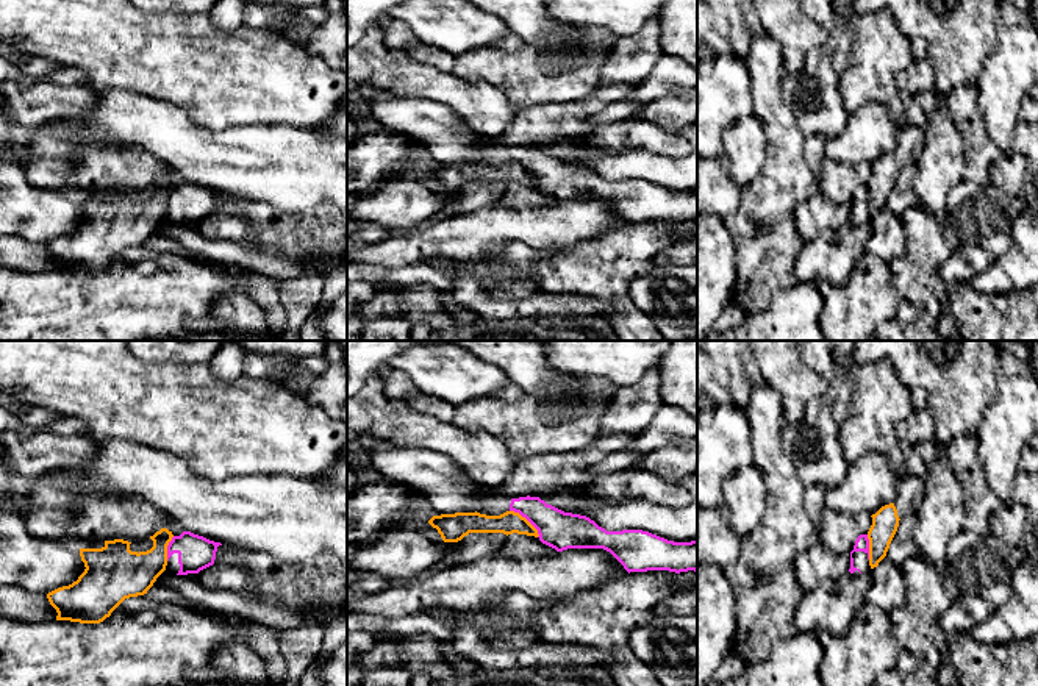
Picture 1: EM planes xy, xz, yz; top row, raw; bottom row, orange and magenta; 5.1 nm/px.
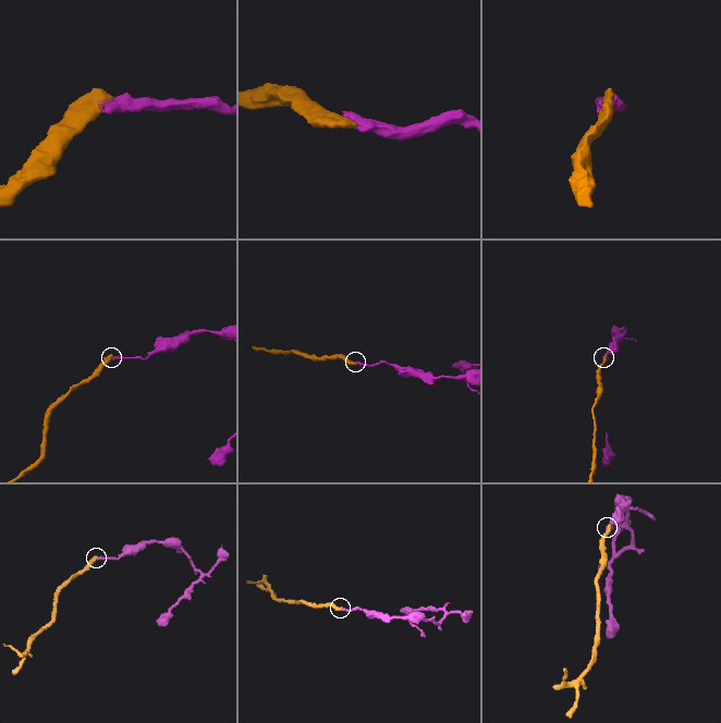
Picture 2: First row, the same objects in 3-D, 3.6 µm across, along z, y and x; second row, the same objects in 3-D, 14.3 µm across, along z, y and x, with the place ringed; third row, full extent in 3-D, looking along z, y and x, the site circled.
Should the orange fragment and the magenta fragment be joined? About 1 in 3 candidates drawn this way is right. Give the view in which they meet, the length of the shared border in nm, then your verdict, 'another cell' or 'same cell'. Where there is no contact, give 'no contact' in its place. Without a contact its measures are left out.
xz | 200 nm | another cell

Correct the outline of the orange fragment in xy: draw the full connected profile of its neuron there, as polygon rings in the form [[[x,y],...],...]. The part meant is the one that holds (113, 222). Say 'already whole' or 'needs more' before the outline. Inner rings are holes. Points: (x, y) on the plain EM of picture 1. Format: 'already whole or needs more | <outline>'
already whole | [[[161,178],[150,189],[153,197],[147,202],[131,202],[128,191],[105,191],[102,198],[80,198],[84,222],[69,236],[58,238],[47,244],[50,255],[56,259],[56,270],[70,270],[80,273],[100,273],[130,247],[147,244],[156,228],[167,216],[167,195],[174,184]]]

